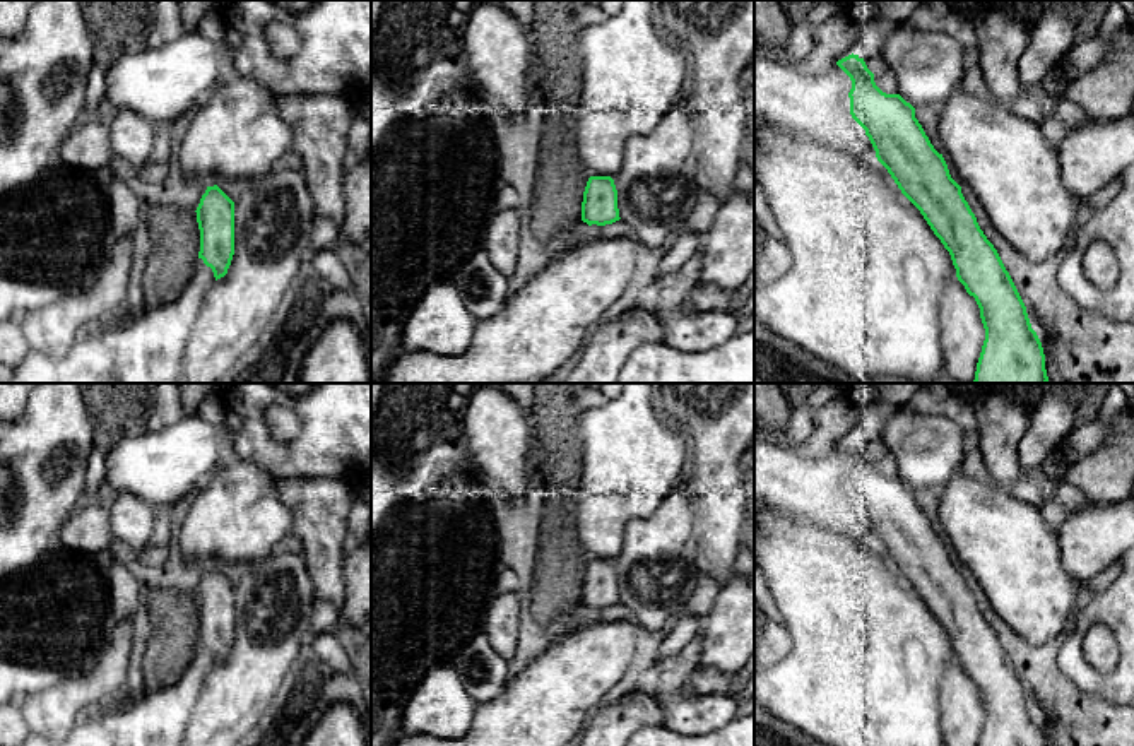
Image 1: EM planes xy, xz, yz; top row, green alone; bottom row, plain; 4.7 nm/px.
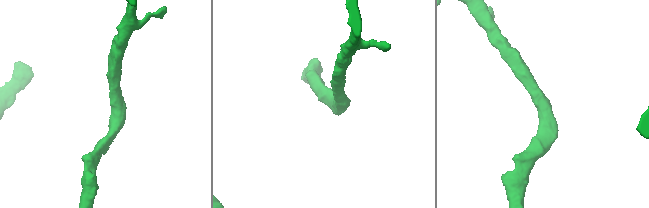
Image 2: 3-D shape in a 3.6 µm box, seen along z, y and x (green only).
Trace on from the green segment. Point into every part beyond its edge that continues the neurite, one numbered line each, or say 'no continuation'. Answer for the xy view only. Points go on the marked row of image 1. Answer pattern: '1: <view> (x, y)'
no continuation

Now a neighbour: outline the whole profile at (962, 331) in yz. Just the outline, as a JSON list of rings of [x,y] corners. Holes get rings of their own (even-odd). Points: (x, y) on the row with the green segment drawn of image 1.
[[[949,279],[939,303],[944,370],[958,383],[973,383],[985,340],[980,308],[958,279]]]

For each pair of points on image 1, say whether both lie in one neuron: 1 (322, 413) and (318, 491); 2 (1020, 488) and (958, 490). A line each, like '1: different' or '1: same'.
1: different
2: different

